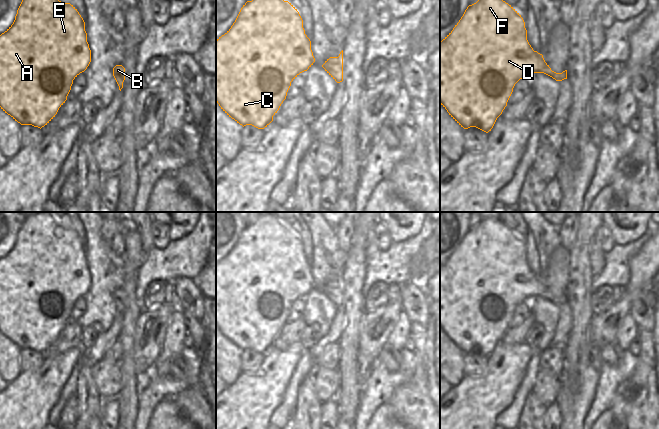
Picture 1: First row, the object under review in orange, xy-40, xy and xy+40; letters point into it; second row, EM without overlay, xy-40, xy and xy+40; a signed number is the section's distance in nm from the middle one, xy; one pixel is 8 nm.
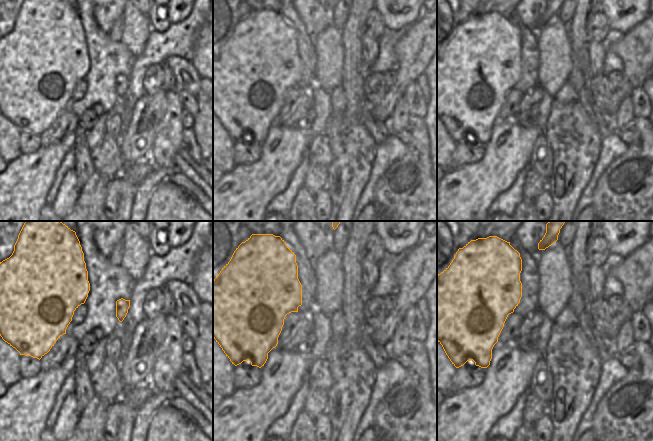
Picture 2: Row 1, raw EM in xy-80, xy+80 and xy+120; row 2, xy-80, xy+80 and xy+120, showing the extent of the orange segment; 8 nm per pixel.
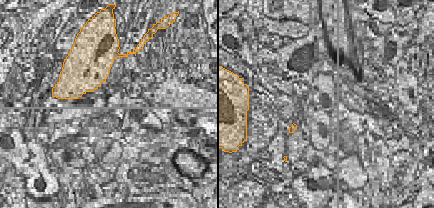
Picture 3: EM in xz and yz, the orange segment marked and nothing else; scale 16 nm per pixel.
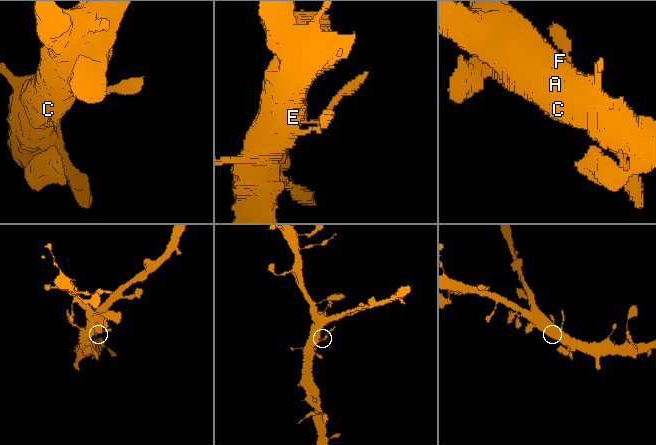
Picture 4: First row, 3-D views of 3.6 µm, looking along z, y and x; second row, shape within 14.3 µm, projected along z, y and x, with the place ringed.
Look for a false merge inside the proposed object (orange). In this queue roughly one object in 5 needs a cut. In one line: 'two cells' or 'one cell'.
one cell

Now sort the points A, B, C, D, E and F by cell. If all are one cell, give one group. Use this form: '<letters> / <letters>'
A B C D E F

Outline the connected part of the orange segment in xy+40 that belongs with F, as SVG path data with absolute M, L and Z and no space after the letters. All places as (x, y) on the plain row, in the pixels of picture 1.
M481 219L479 224L467 231L459 246L455 249L453 254L440 265L440 328L447 334L449 339L464 353L476 351L486 357L491 355L497 342L502 338L507 330L507 326L513 316L515 308L528 299L529 297L544 297L556 305L567 303L567 294L562 297L556 297L551 294L549 289L545 286L543 279L534 275L527 264L527 254L525 246L521 239L508 227L506 227L499 219Z

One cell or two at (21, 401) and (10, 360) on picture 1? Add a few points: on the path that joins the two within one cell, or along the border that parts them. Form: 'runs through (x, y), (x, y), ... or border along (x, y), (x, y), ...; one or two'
border along (21, 371), (10, 382); two

